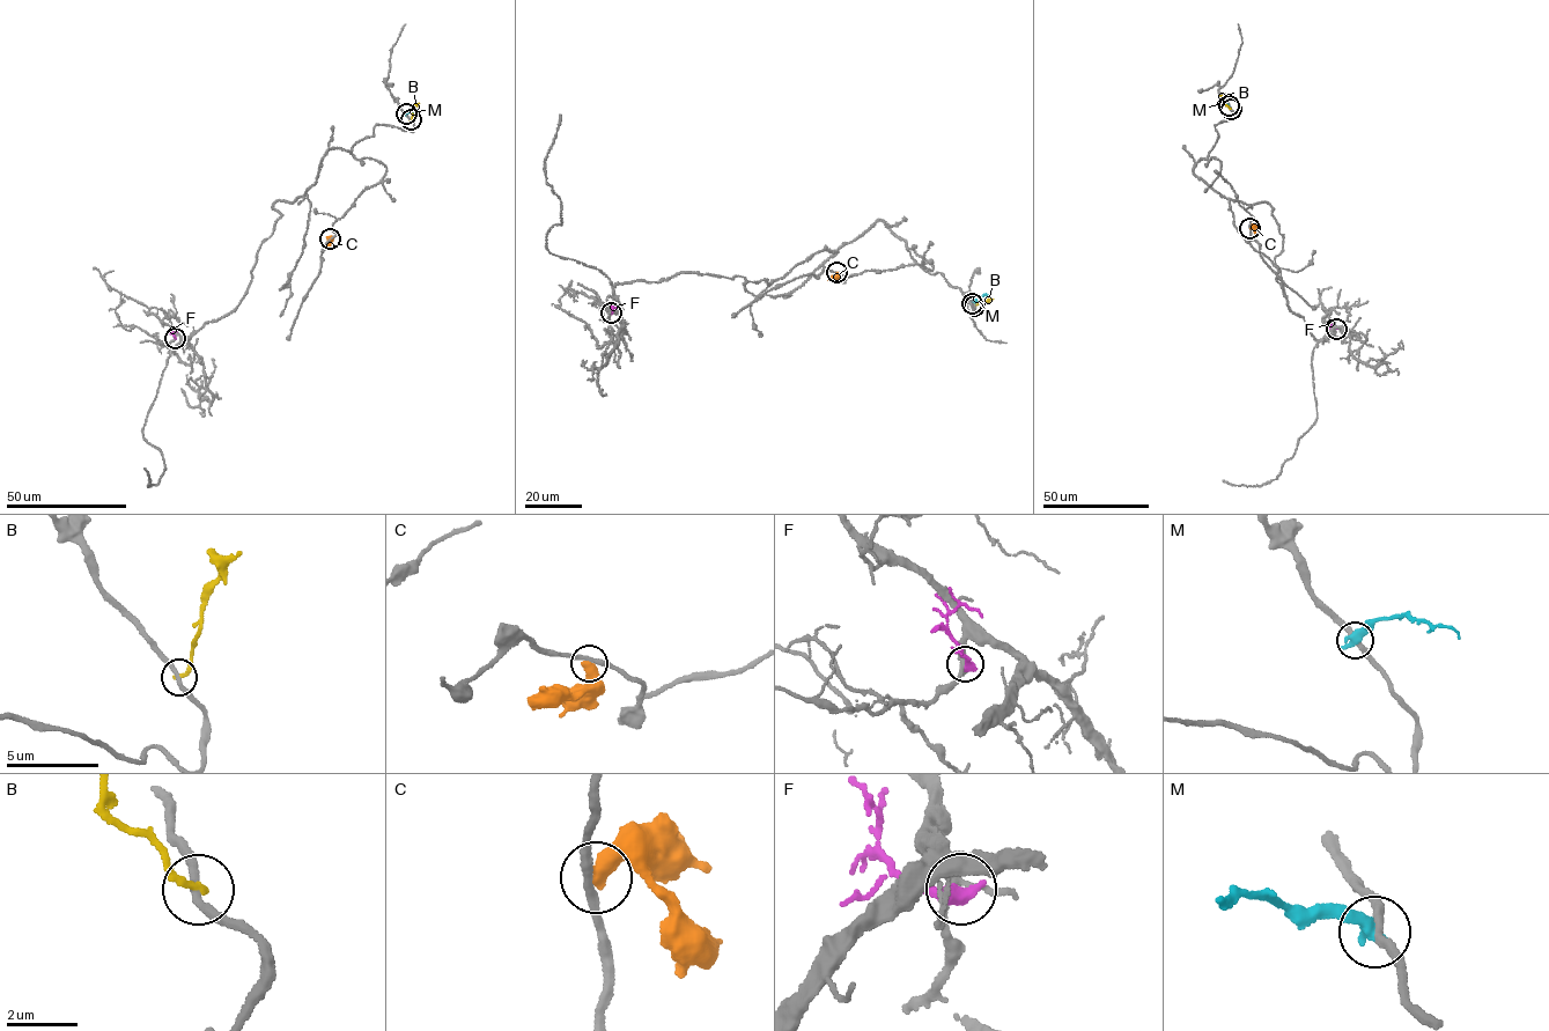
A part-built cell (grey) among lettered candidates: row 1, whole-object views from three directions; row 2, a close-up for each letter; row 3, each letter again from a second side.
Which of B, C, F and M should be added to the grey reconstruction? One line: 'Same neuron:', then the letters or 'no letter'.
Same neuron: no letter

